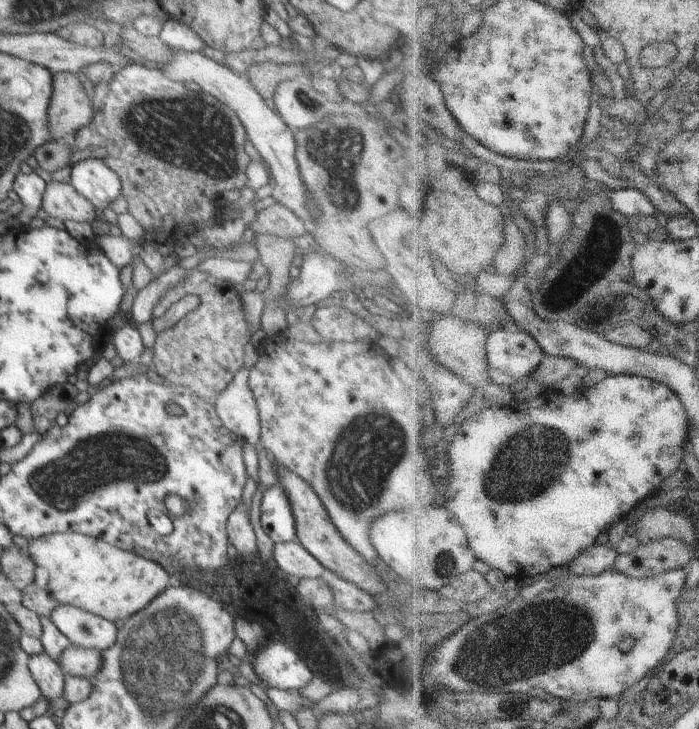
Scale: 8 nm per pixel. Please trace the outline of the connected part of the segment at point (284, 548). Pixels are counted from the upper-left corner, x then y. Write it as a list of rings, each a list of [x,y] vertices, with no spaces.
[[[298,540],[275,544],[273,559],[290,576],[317,579],[327,575],[325,566]]]

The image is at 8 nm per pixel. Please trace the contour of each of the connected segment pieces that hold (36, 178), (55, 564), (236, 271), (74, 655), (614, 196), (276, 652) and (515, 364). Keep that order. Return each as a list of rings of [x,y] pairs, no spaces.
[[[19,172],[13,182],[13,190],[22,201],[22,214],[18,214],[17,219],[28,227],[36,212],[40,210],[42,198],[47,183],[36,173],[25,174]]]
[[[72,531],[40,536],[29,544],[28,552],[37,566],[48,570],[47,588],[58,604],[72,604],[113,623],[146,608],[175,579],[152,558]]]
[[[210,257],[193,268],[196,272],[208,274],[217,281],[225,281],[227,284],[242,284],[246,282],[252,263],[246,260],[232,260],[225,257]]]
[[[70,645],[56,662],[65,677],[88,678],[94,676],[98,668],[102,668],[102,653],[99,650]]]
[[[629,187],[620,188],[619,190],[612,189],[607,192],[605,197],[608,205],[614,206],[618,212],[622,212],[622,214],[627,214],[628,216],[638,216],[638,214],[641,214],[642,217],[651,217],[657,212],[660,214],[660,208],[657,210],[654,202],[638,189]]]
[[[282,640],[262,643],[253,655],[253,670],[269,688],[302,690],[314,678],[302,658]]]
[[[512,325],[496,326],[489,336],[488,360],[490,378],[500,386],[514,386],[522,378],[530,378],[542,366],[547,357],[542,345],[528,331],[522,331]]]

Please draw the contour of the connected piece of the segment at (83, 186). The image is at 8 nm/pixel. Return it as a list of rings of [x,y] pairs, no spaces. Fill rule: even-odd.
[[[84,159],[71,166],[70,184],[74,190],[77,190],[88,202],[94,205],[95,210],[101,215],[104,208],[113,200],[116,200],[121,194],[121,178],[105,163],[102,159]]]

